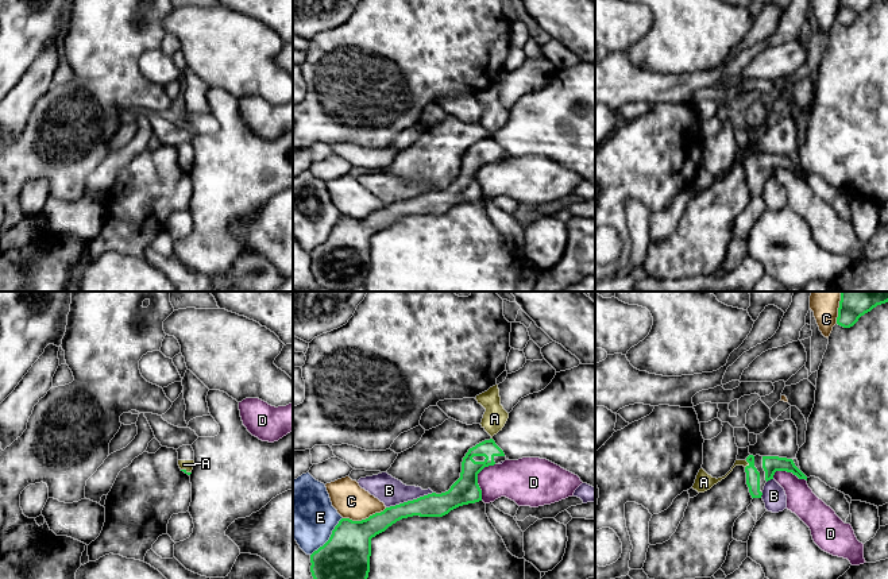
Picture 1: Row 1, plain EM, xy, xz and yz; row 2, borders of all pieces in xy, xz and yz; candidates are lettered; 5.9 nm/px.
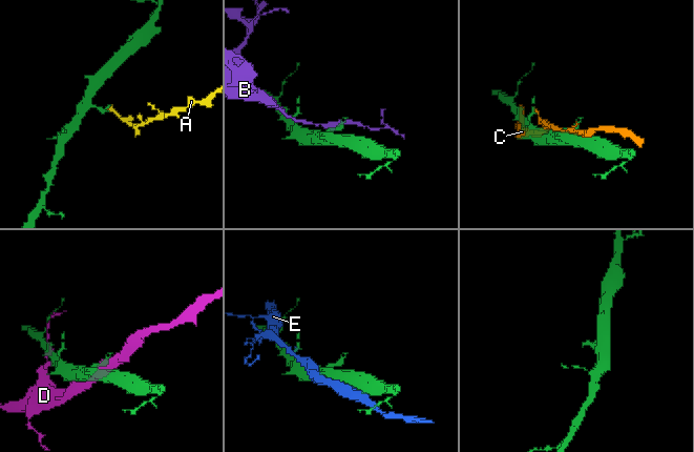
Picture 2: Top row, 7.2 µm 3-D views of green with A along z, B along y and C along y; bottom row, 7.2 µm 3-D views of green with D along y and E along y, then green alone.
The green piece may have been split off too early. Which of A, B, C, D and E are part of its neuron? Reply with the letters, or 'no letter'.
A

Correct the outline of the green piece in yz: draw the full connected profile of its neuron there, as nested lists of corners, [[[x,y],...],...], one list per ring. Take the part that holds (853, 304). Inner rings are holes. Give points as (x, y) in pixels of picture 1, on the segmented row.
[[[841,292],[837,324],[853,327],[861,316],[888,302],[888,292]]]

